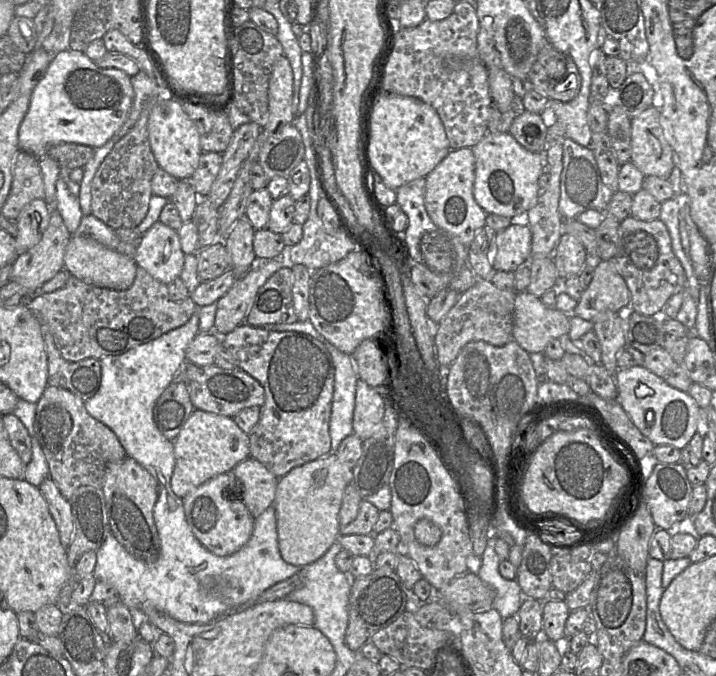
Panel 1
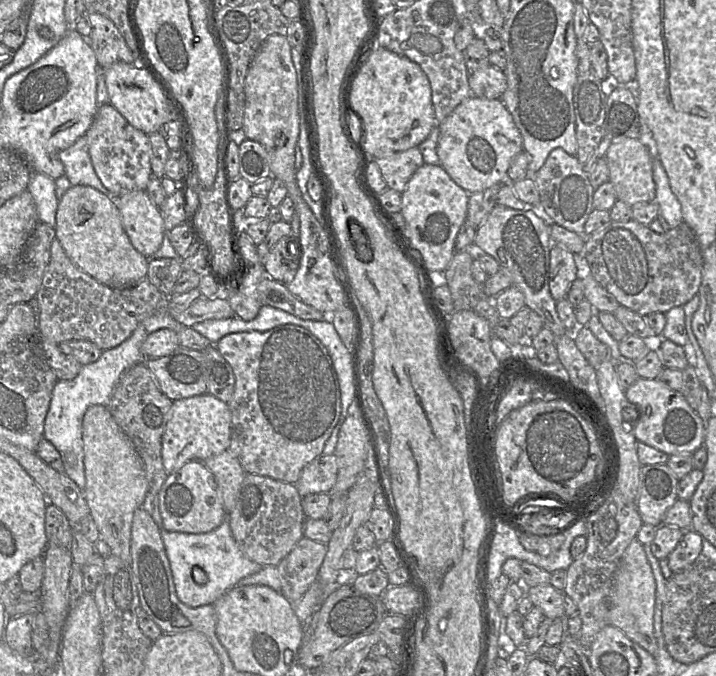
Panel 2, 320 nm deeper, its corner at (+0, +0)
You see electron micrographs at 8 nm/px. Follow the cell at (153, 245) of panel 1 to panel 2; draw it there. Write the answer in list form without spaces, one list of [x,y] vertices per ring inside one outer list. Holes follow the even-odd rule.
[[[133,190],[113,198],[132,246],[145,257],[152,258],[165,234],[159,208],[144,190]]]

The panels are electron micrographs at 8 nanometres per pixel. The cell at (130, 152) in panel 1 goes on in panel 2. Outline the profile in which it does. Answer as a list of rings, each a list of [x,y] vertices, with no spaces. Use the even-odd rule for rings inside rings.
[[[99,13],[86,15],[91,25],[91,33],[86,39],[102,69],[116,62],[137,64],[134,52],[127,46],[125,39],[108,17]]]

